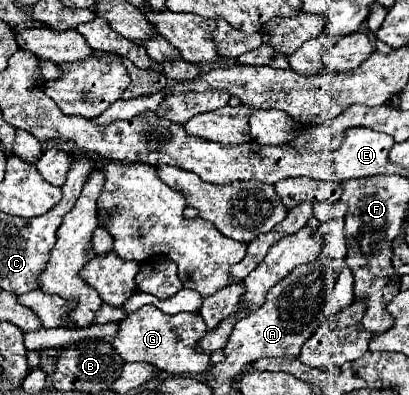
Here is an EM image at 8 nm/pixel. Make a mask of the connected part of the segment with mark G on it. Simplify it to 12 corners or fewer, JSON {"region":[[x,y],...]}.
{"region":[[141,306],[111,346],[125,362],[201,374],[205,322]]}

